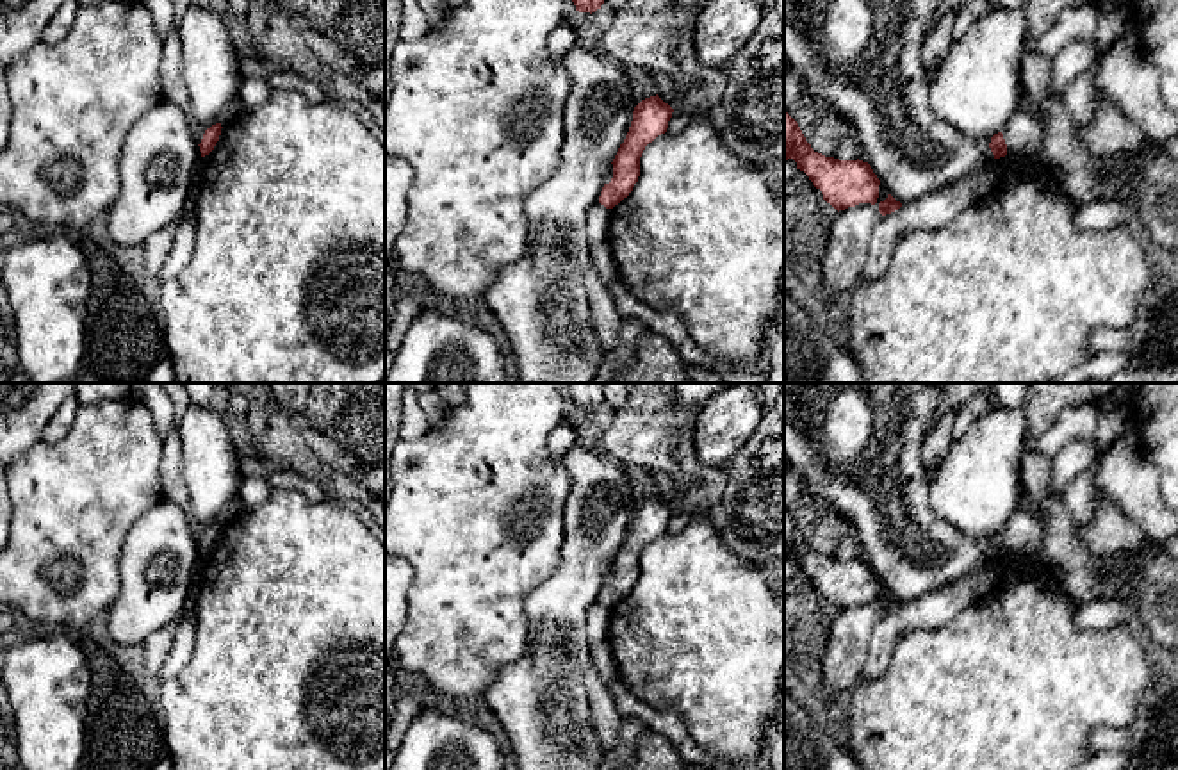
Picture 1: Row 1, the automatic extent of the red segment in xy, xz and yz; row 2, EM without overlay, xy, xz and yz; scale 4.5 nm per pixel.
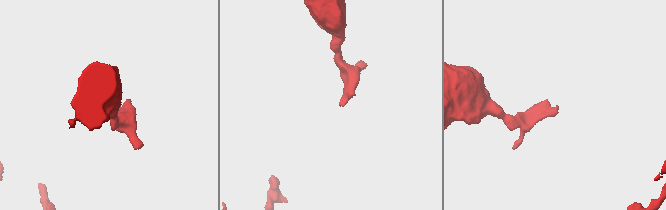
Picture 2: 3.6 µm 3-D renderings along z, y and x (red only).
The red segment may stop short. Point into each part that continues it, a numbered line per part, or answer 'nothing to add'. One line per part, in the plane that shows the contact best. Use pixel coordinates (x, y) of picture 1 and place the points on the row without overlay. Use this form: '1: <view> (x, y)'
nothing to add

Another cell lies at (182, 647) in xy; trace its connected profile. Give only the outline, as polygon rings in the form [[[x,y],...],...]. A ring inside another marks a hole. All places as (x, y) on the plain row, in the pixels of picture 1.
[[[182,620],[175,633],[171,651],[159,672],[159,677],[162,681],[175,677],[189,663],[189,659],[192,658],[192,652],[194,652],[194,640],[196,640],[194,622]]]

